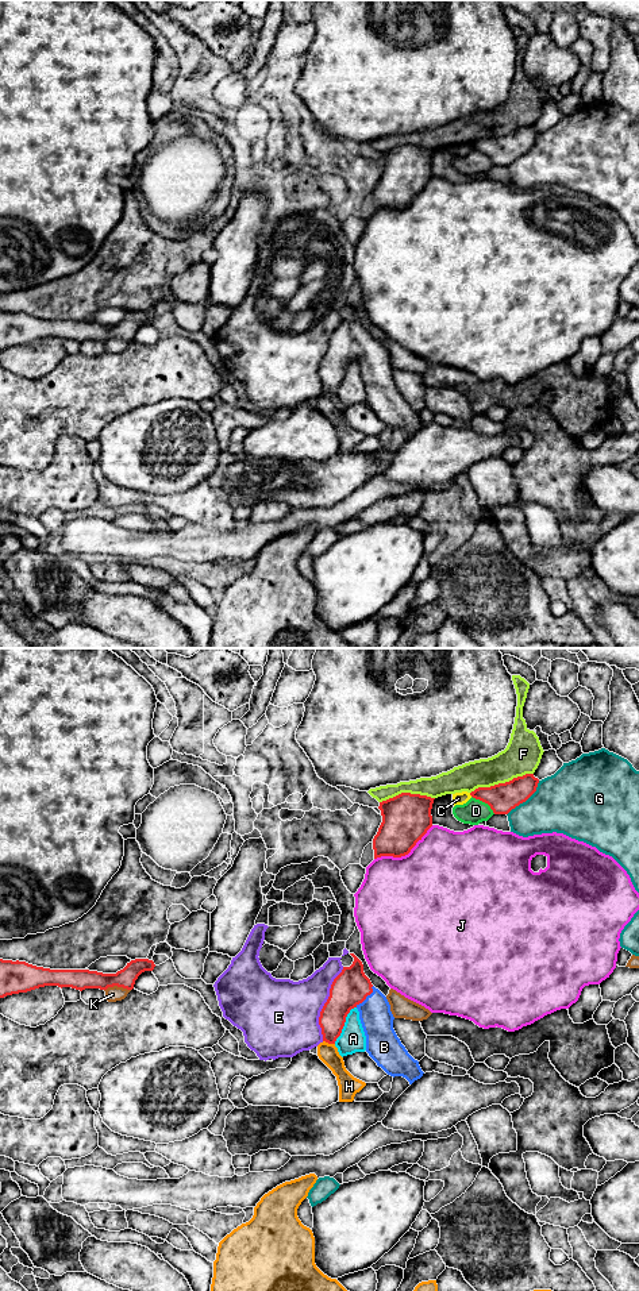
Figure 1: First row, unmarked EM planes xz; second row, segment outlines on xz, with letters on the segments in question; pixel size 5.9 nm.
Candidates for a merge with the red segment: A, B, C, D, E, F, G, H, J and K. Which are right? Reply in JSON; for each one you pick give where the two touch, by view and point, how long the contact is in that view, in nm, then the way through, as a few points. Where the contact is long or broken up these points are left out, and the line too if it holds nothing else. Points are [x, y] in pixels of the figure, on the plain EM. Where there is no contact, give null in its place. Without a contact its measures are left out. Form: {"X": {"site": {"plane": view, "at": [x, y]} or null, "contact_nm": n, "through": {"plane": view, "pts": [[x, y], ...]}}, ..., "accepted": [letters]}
{"B": {"site": {"plane": "xz", "at": [366, 347]}, "contact_nm": 170, "through": {"plane": "xz", "pts": [[351, 338], [366, 347], [376, 369]]}}, "accepted": ["B"]}

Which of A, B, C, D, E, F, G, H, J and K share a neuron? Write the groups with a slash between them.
A / B / C / D / E / F / G / H / J / K

